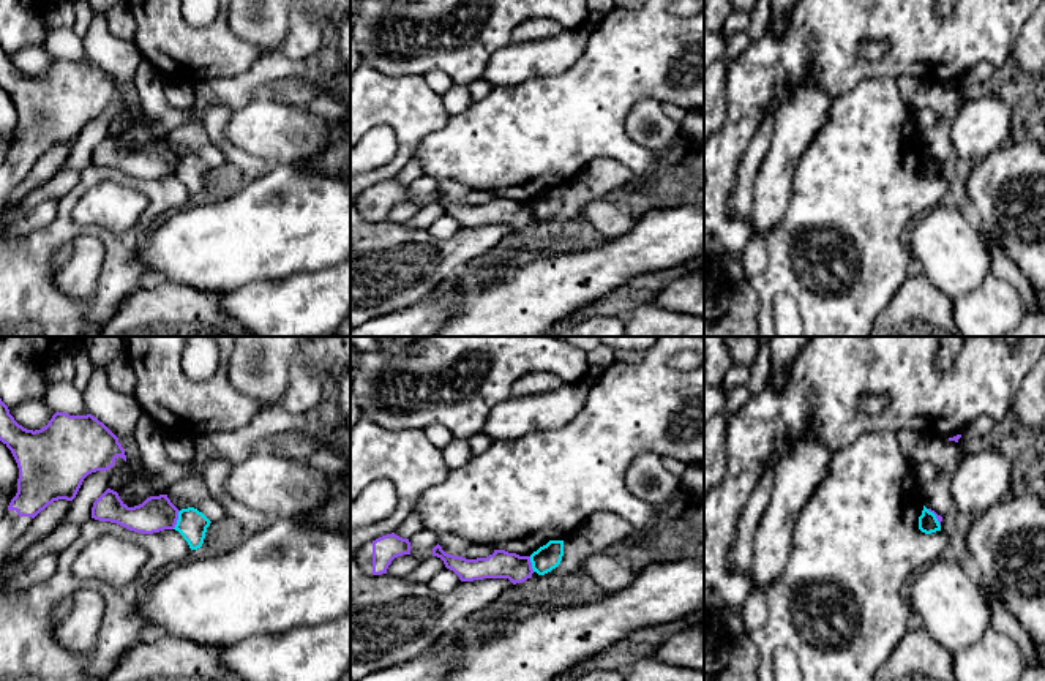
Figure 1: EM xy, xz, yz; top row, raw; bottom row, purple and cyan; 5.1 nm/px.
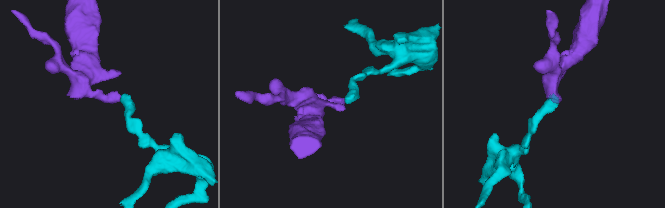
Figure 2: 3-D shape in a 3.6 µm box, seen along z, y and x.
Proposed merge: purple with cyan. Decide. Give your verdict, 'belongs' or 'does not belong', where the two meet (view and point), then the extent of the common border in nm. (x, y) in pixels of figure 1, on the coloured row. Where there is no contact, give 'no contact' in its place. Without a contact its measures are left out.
does not belong | xy (176, 520) | 100 nm

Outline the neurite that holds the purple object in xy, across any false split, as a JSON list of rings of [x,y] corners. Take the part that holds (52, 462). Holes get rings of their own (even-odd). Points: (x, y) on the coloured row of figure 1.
[[[2,398],[0,441],[11,450],[19,468],[17,493],[0,520],[2,570],[6,564],[6,553],[25,534],[41,510],[58,499],[73,501],[88,474],[107,471],[115,465],[117,457],[126,461],[126,455],[118,438],[92,414],[69,416],[57,411],[46,427],[33,431],[14,420]]]

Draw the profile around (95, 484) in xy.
[[[96,471],[88,474],[84,479],[62,523],[74,523],[82,526],[88,518],[92,518],[93,502],[107,488],[109,488],[109,471]]]

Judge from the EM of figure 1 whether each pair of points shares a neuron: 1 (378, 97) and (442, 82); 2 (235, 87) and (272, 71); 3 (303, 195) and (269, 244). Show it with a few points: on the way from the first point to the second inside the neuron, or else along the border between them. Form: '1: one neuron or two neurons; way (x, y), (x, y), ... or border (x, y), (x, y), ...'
1: two neurons; border (422, 76), (441, 97)
2: one neuron; way (245, 84), (262, 71)
3: one neuron; way (295, 207), (273, 231)

